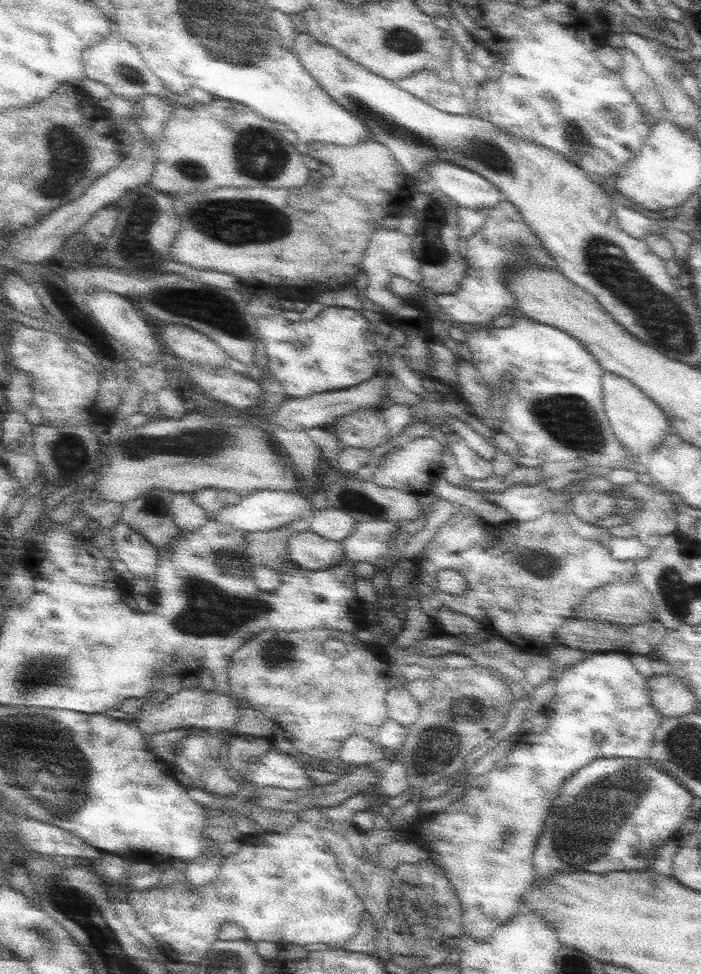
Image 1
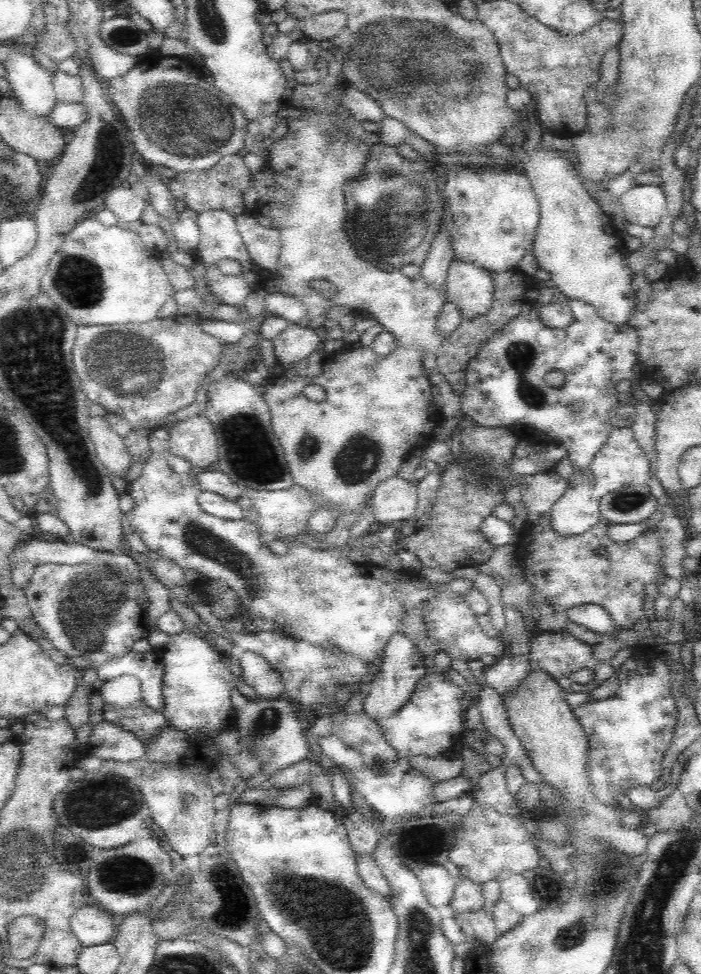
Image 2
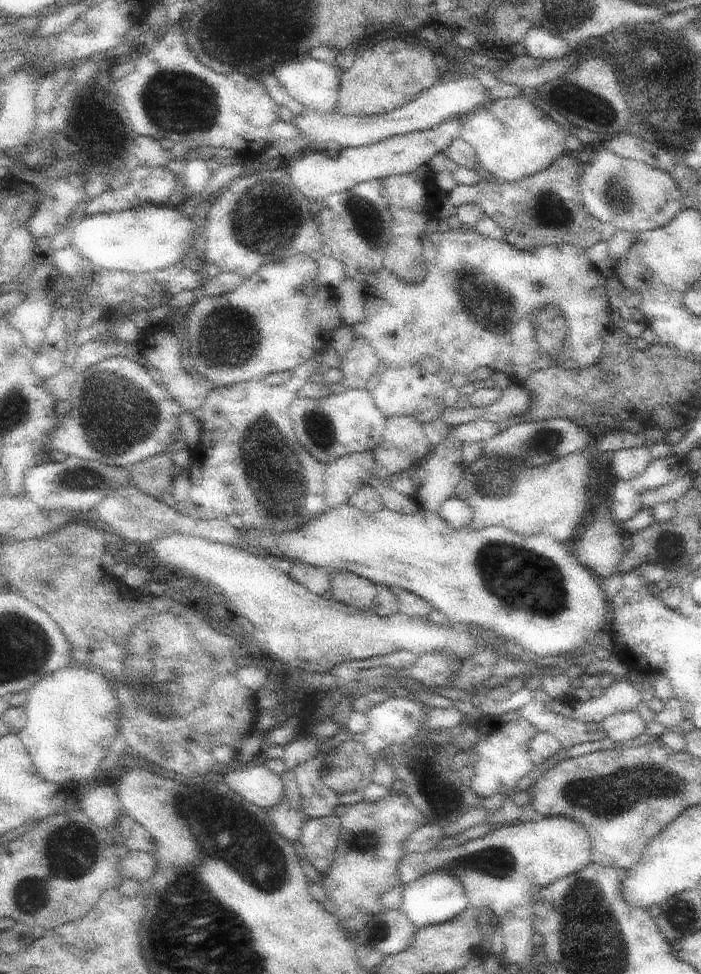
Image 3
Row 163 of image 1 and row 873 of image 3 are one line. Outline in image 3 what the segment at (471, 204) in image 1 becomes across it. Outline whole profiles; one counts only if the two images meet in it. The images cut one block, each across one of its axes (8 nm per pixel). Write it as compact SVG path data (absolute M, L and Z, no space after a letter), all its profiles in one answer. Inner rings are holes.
M431 872L419 880L413 880L411 884L401 884L399 888L401 896L397 900L397 910L403 912L403 916L415 926L415 930L433 924L443 924L471 908L463 888L459 888L459 882L447 872Z

